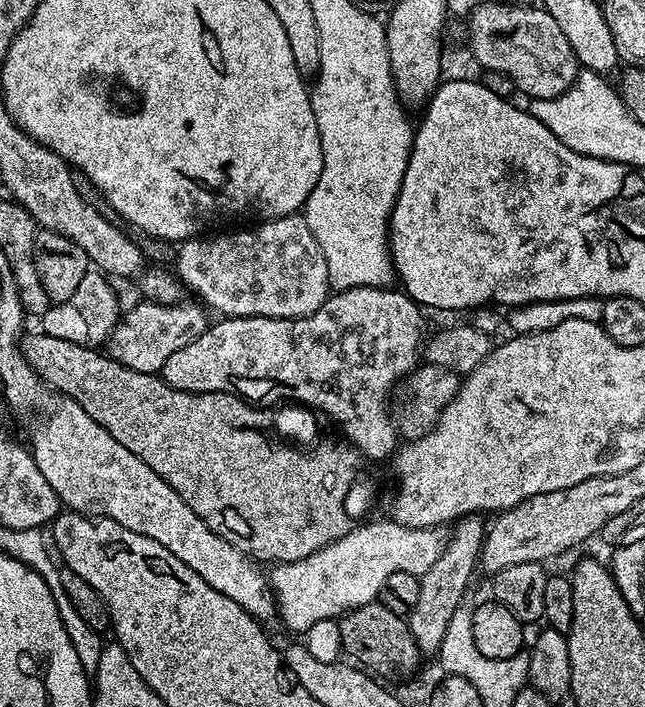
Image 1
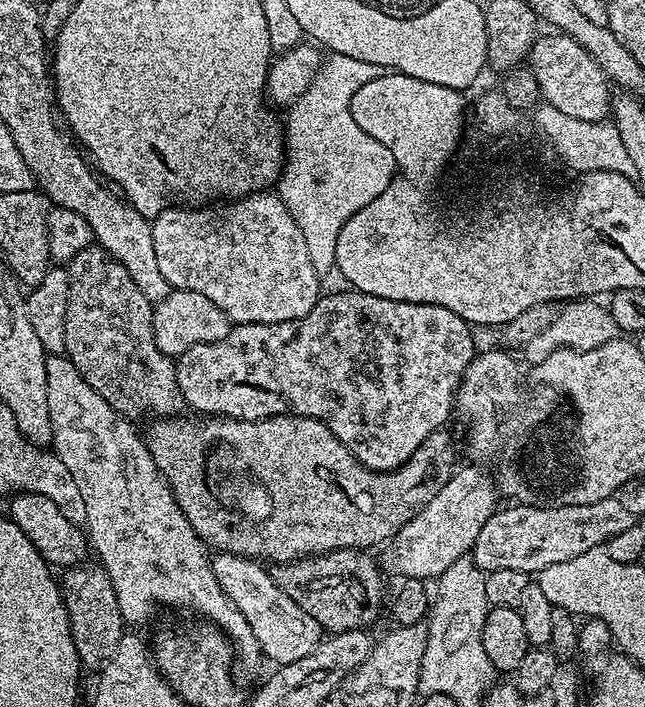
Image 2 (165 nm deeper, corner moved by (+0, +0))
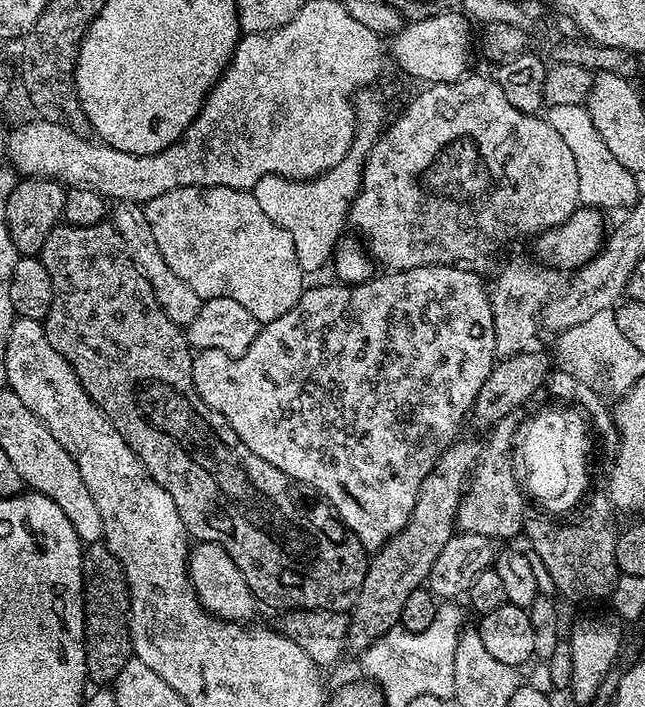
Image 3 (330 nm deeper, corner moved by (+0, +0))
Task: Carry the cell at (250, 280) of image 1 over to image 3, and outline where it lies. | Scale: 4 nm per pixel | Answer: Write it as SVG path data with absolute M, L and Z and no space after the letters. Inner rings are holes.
M179 188L158 194L158 198L143 205L143 210L154 233L154 242L158 242L162 258L166 258L166 266L170 266L170 270L174 270L174 274L178 274L178 278L204 300L234 298L234 302L246 306L246 310L265 325L274 318L282 318L282 314L295 306L303 294L306 273L298 262L294 238L262 214L262 206L258 206L258 198L254 198L251 191L242 188Z

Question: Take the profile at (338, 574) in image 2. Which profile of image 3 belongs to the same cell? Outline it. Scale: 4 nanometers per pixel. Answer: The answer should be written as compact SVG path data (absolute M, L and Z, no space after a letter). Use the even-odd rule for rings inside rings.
M61 222L54 230L50 230L50 238L46 238L42 250L38 253L38 259L46 266L46 274L50 274L52 287L50 310L42 321L50 346L54 346L54 350L58 350L62 358L66 358L66 362L74 370L86 394L103 410L108 421L118 430L118 434L122 434L122 438L128 443L130 450L134 450L134 454L140 459L144 469L154 478L154 482L158 482L158 486L162 486L162 490L166 490L166 494L174 498L174 506L178 506L178 514L182 518L189 537L196 542L220 544L222 550L226 550L226 554L234 558L234 566L242 570L242 578L246 578L246 586L250 586L252 595L257 601L264 603L265 600L266 603L280 608L279 610L317 608L327 612L348 612L355 608L356 599L362 590L362 582L366 578L366 570L370 563L369 553L365 552L362 542L358 542L358 538L344 525L344 521L333 515L327 507L324 507L325 509L303 508L302 505L295 504L292 501L291 486L293 485L290 483L289 476L282 470L270 466L270 462L258 458L258 454L254 454L254 450L250 450L250 446L246 446L246 442L242 442L242 438L234 434L226 418L222 418L218 410L202 402L194 386L192 377L194 352L189 345L185 329L179 324L170 322L170 318L166 318L166 310L162 310L158 298L154 298L154 290L150 282L146 282L146 278L133 262L126 242L116 229L116 225L111 222L101 222L94 226L74 226Z

